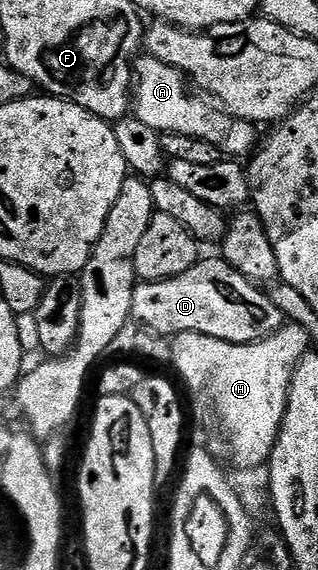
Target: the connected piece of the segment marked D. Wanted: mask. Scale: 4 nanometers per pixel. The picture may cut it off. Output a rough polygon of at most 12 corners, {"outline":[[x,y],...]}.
{"outline":[[218,256],[136,284],[131,316],[157,335],[256,343],[285,325]]}

